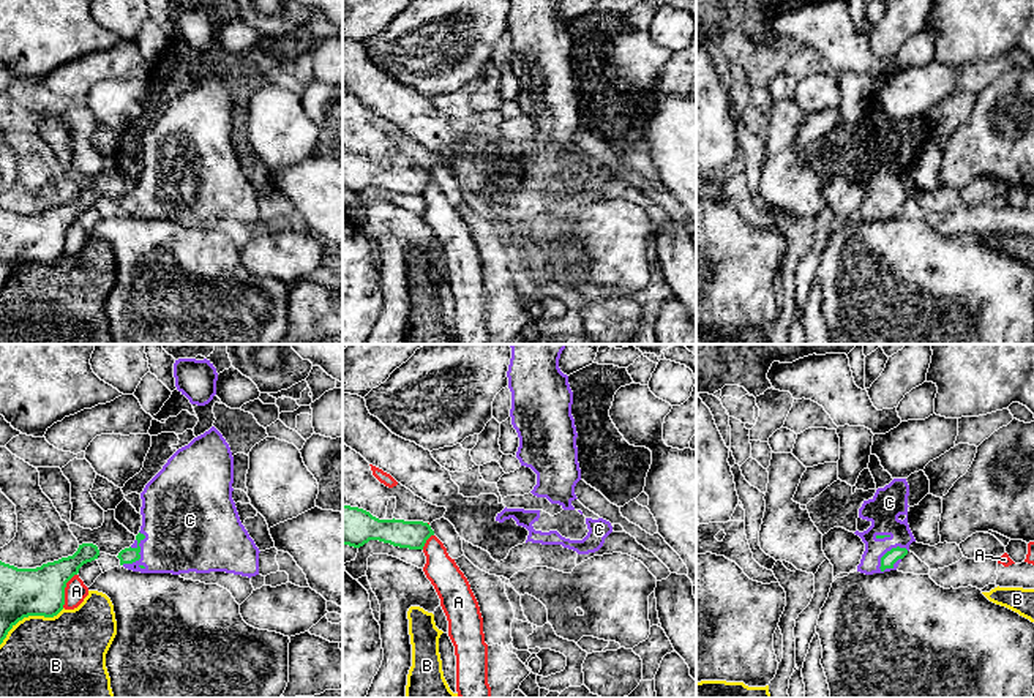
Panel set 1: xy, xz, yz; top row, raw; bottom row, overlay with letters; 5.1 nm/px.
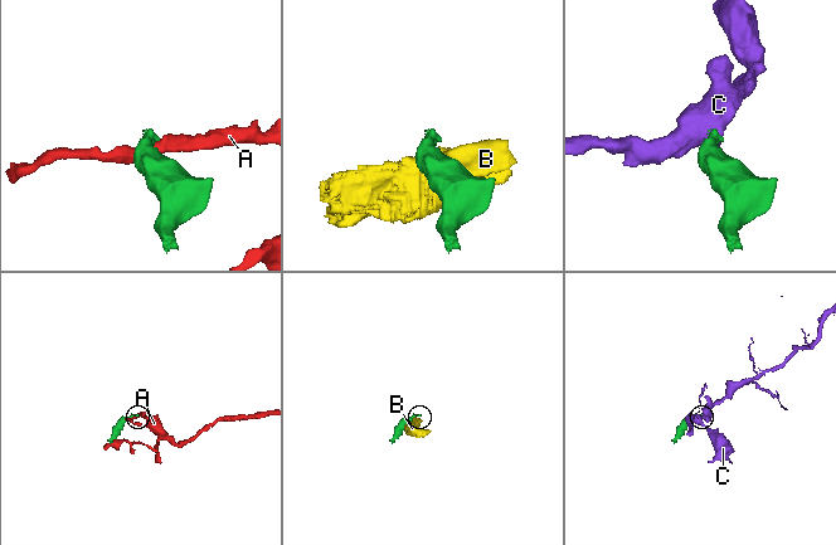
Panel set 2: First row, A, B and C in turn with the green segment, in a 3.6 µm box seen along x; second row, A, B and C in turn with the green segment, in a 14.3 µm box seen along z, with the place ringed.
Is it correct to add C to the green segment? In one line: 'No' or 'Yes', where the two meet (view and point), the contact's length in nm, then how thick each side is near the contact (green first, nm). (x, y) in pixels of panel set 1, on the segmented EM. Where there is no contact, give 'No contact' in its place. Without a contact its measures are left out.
Yes. Touches green at yz (887, 551). Shared border 190 nm. Thickness 70 nm (green) against 170 nm

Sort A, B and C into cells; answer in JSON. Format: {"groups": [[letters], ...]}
{"groups": [["A"], ["B"], ["C"]]}

